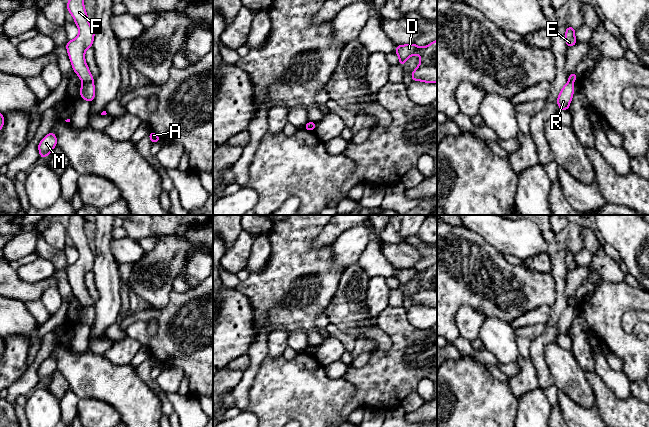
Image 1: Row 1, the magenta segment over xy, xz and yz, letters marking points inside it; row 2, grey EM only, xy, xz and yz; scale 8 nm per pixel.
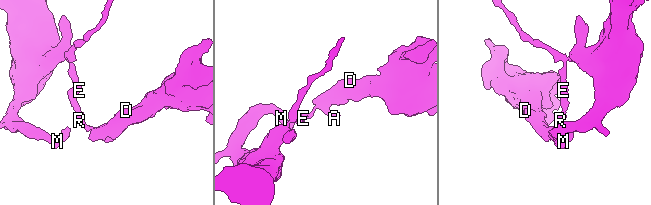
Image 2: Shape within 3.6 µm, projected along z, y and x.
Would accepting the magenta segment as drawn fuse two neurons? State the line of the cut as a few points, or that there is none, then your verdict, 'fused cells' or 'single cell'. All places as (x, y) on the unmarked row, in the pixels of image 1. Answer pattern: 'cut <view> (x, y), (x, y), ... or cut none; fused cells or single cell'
cut xy (92, 305), (83, 307); fused cells

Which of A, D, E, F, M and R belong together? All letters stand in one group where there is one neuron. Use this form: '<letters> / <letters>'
A D R / E F M

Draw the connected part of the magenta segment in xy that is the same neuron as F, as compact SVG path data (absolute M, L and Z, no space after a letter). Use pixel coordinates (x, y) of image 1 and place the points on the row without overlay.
M81 215L70 216L70 222L66 228L67 235L74 242L79 258L75 263L68 265L65 270L74 296L82 307L90 307L94 305L94 301L85 285L85 275L93 269L95 254L89 247L88 238L84 231L85 222Z

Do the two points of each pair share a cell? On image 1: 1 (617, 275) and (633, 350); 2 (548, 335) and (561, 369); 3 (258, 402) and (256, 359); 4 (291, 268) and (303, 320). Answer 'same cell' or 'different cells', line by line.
1: different cells
2: different cells
3: different cells
4: same cell

